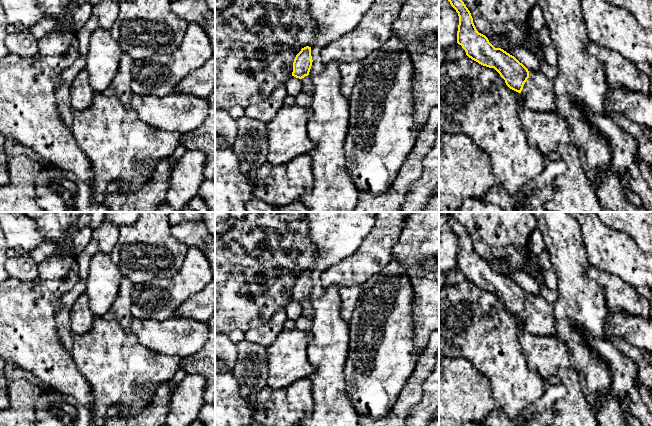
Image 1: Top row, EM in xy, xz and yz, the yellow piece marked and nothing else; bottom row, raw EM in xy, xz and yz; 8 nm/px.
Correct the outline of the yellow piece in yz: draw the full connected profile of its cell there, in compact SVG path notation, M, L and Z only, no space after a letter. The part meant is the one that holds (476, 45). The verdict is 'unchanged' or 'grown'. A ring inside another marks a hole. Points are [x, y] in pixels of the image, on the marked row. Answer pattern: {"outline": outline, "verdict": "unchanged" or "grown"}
{"outline": "M448 0L459 16L457 43L466 55L479 64L494 68L506 85L521 94L524 103L536 112L557 112L554 81L543 73L528 70L514 56L495 48L479 33L470 11L462 0Z", "verdict": "grown"}

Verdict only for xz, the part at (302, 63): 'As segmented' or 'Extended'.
Extended

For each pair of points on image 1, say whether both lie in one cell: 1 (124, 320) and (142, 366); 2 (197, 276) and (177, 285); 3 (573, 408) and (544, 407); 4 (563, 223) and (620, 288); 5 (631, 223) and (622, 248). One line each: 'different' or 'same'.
1: different
2: same
3: different
4: different
5: different

